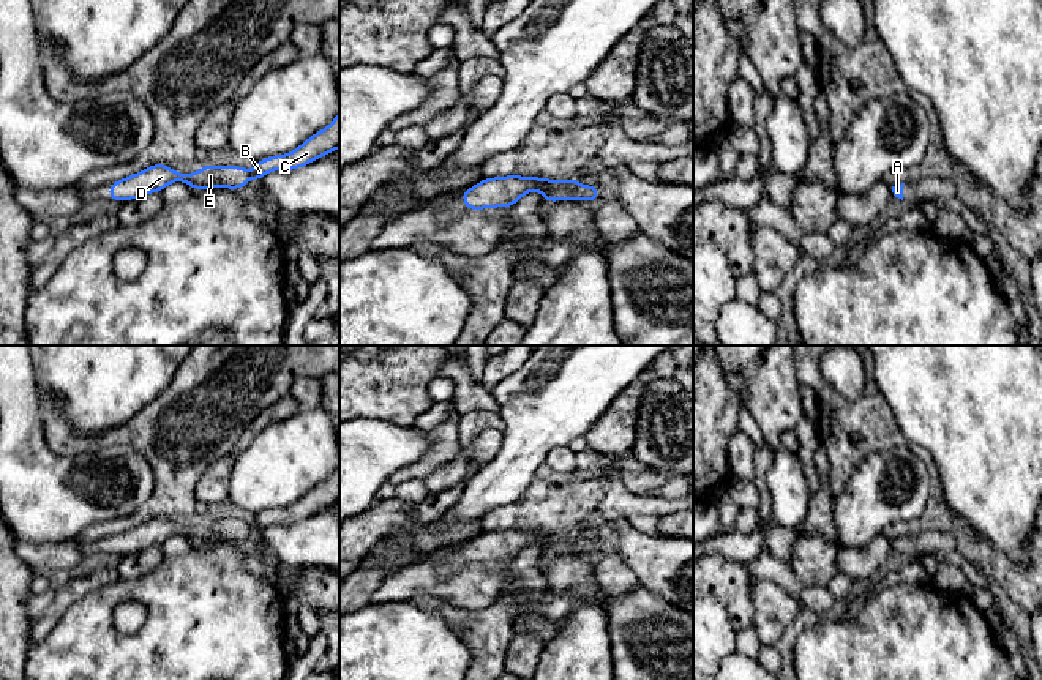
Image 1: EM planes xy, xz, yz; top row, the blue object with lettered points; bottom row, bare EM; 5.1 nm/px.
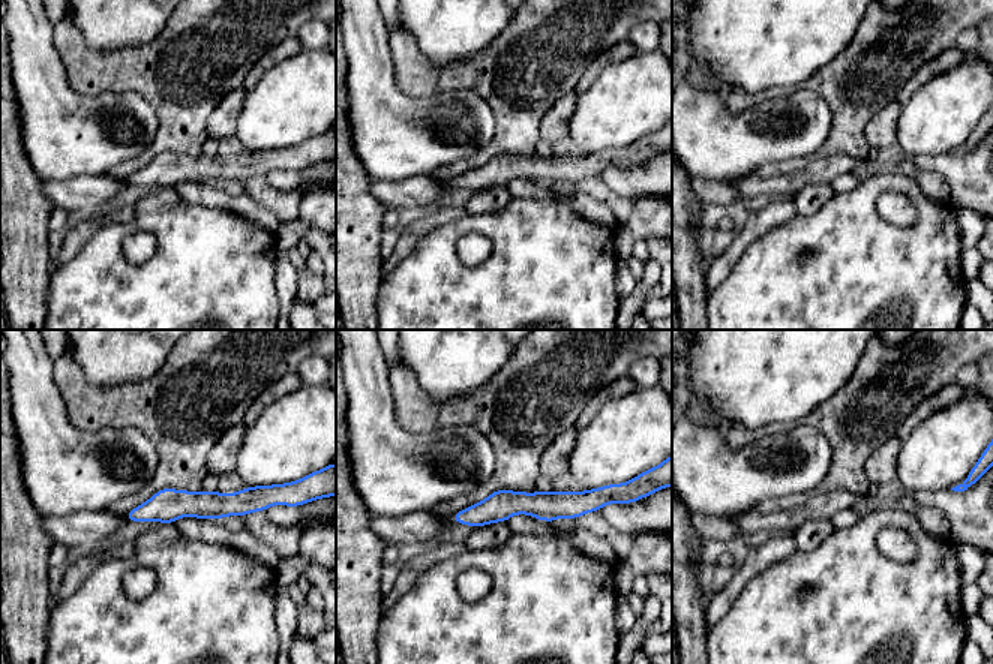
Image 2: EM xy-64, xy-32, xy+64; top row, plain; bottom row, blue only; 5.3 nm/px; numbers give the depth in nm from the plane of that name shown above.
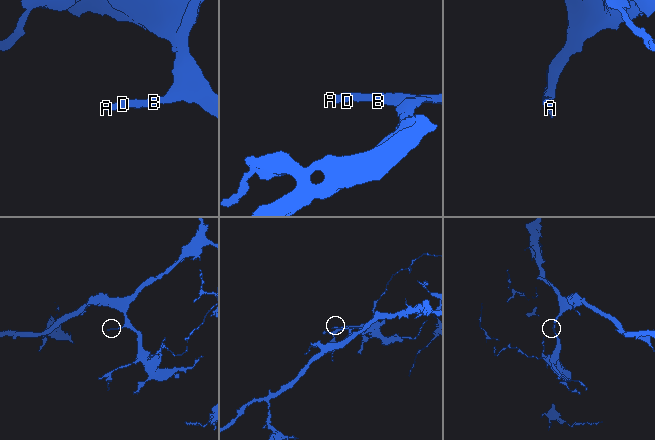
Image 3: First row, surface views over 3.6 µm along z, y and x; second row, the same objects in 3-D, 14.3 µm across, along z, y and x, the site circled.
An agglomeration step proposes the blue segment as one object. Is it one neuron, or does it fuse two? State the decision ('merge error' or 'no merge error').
no merge error

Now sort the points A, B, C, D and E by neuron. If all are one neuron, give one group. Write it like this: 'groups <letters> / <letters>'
groups A B C D E

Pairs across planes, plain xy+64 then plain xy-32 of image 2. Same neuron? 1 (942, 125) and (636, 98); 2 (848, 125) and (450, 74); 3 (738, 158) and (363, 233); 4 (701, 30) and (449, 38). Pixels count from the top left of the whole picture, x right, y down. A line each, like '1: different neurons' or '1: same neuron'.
1: same neuron
2: same neuron
3: different neurons
4: same neuron

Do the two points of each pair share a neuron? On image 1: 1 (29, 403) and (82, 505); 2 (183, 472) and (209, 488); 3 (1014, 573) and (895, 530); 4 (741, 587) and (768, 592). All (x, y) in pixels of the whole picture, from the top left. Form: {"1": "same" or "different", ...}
{"1": "same", "2": "different", "3": "same", "4": "different"}

